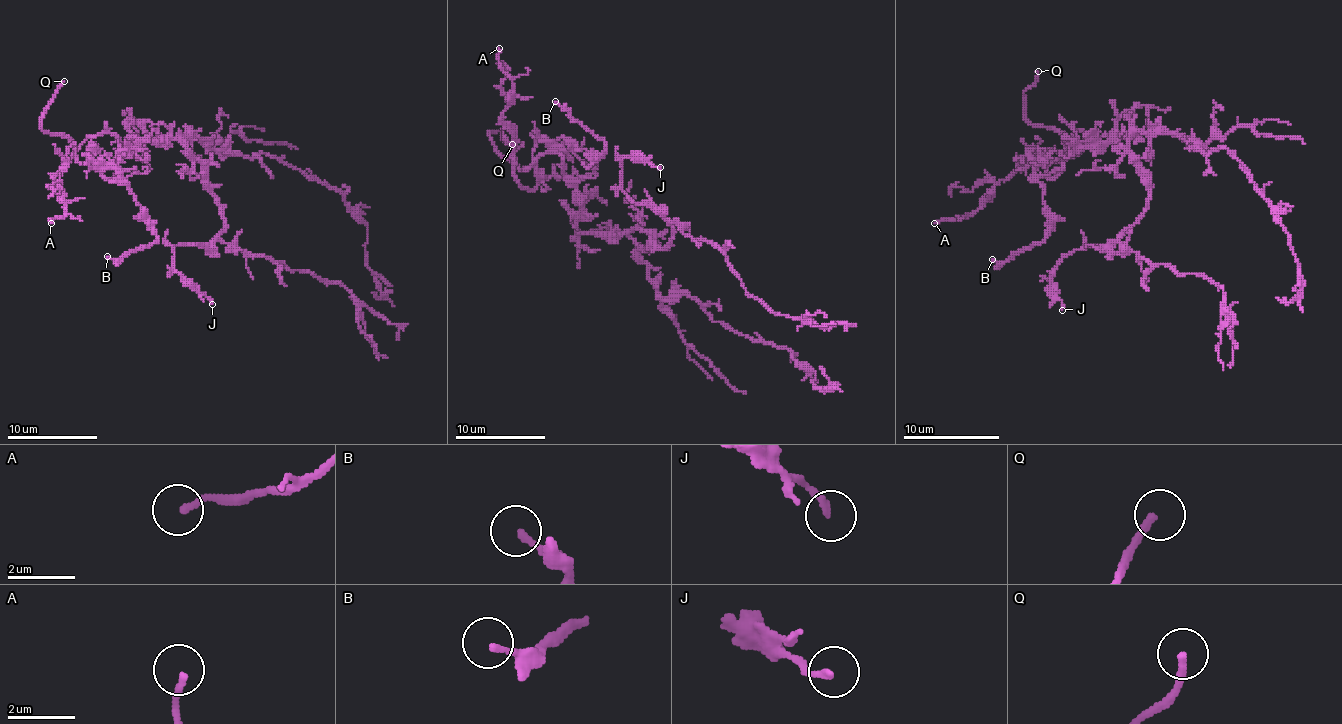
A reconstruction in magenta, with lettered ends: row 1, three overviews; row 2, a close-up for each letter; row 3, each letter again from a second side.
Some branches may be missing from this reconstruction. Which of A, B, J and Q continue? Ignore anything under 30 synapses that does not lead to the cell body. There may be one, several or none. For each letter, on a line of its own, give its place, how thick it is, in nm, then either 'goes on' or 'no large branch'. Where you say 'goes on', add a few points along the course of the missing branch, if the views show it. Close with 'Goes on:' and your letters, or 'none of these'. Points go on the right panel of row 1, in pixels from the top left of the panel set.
A: (934, 223) | 180 nm | no large branch
B: (992, 259) | 170 nm | no large branch
J: (1062, 310) | 190 nm | no large branch
Q: (1038, 71) | 220 nm | goes on
Goes on: Q

